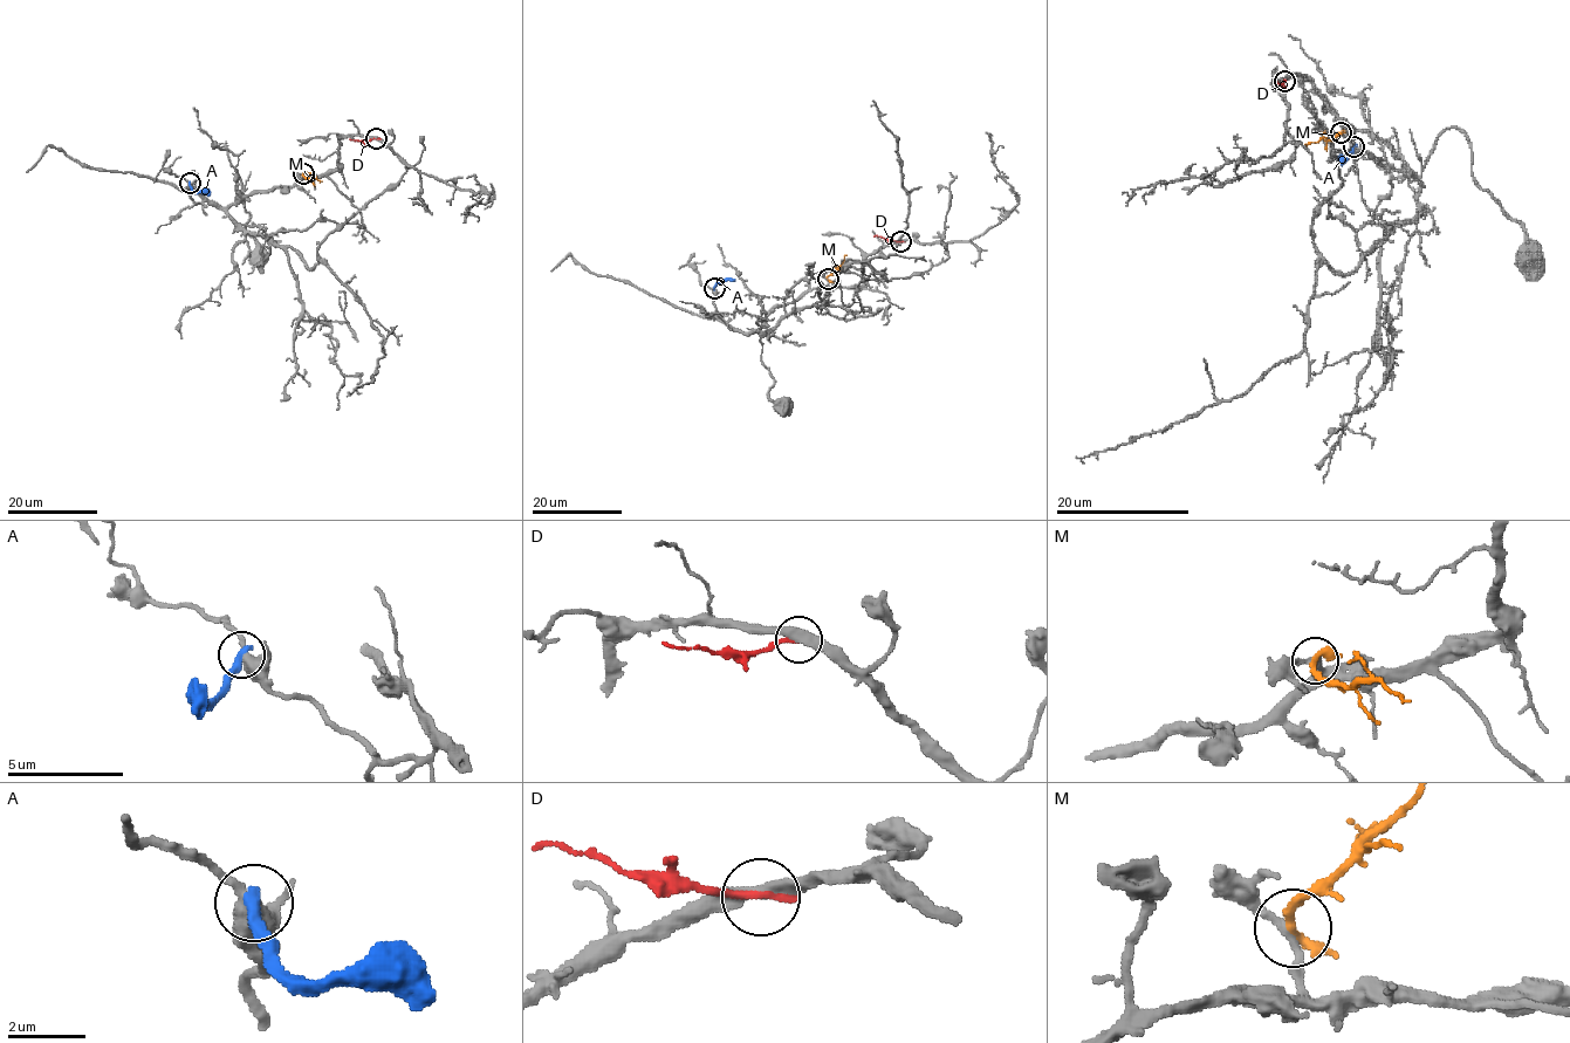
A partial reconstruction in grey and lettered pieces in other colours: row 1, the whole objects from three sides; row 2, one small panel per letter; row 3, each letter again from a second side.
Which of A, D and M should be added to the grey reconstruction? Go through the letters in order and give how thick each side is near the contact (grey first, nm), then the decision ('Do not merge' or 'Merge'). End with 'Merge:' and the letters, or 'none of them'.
A: Thickness 480 nm (grey) against 400 nm. Merge
D: Thickness 360 nm (grey) against 240 nm. Do not merge
M: Thickness 190 nm (grey) against 240 nm. Do not merge
Merge: A

